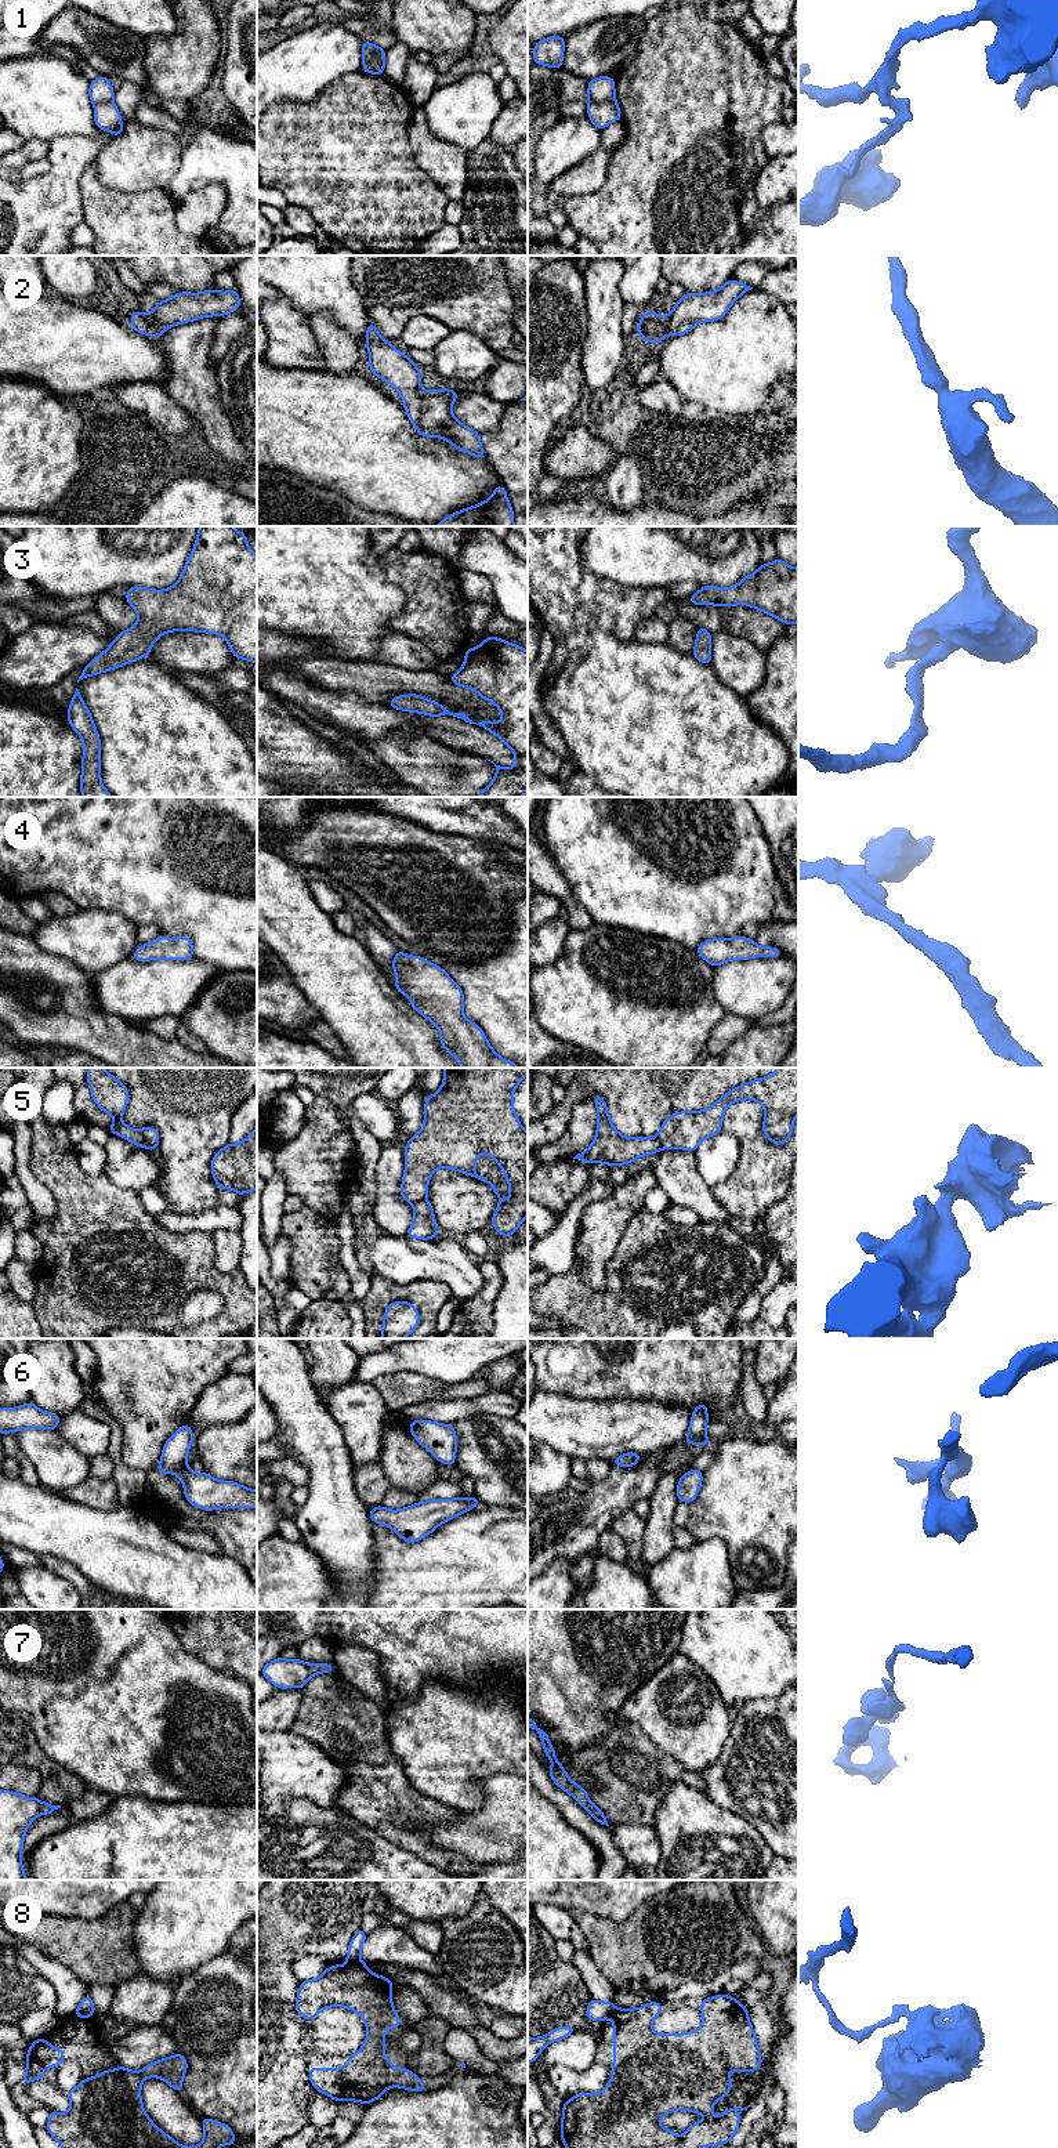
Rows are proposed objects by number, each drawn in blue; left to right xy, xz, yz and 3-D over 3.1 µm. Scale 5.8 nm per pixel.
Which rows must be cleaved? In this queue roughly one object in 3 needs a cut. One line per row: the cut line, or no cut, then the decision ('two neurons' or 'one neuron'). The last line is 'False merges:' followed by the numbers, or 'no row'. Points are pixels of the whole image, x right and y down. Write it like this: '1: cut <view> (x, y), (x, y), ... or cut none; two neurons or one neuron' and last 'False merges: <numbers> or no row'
1: cut yz (613, 100), (589, 105); two neurons
2: cut none; one neuron
3: cut none; one neuron
4: cut none; one neuron
5: cut xy (137, 1130), (148, 1148); two neurons
6: cut none; one neuron
7: cut xy (37, 1801), (40, 1813); two neurons
8: cut xz (348, 1962), (361, 1963); two neurons
False merges: 1, 5, 7, 8

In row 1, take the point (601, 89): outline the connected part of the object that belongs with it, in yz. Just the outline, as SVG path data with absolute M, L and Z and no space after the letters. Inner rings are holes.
M599 76L588 80L587 104L599 104L616 99L616 80L609 76Z

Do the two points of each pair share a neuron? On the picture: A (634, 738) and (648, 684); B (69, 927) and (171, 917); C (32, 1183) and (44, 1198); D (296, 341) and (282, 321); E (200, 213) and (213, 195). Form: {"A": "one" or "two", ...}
{"A": "one", "B": "two", "C": "one", "D": "one", "E": "one"}

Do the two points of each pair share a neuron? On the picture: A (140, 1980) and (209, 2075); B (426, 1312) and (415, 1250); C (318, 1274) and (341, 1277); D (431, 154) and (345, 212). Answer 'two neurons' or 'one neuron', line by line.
A: two neurons
B: two neurons
C: two neurons
D: two neurons

